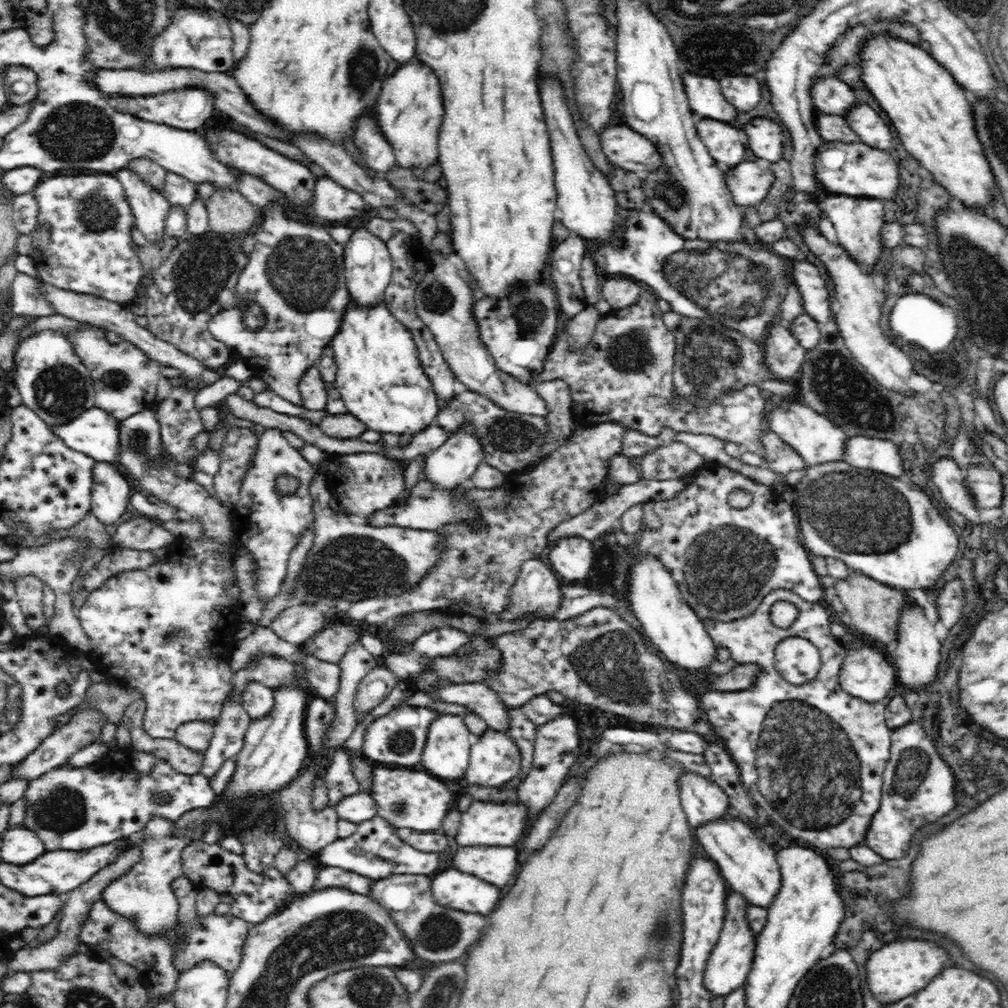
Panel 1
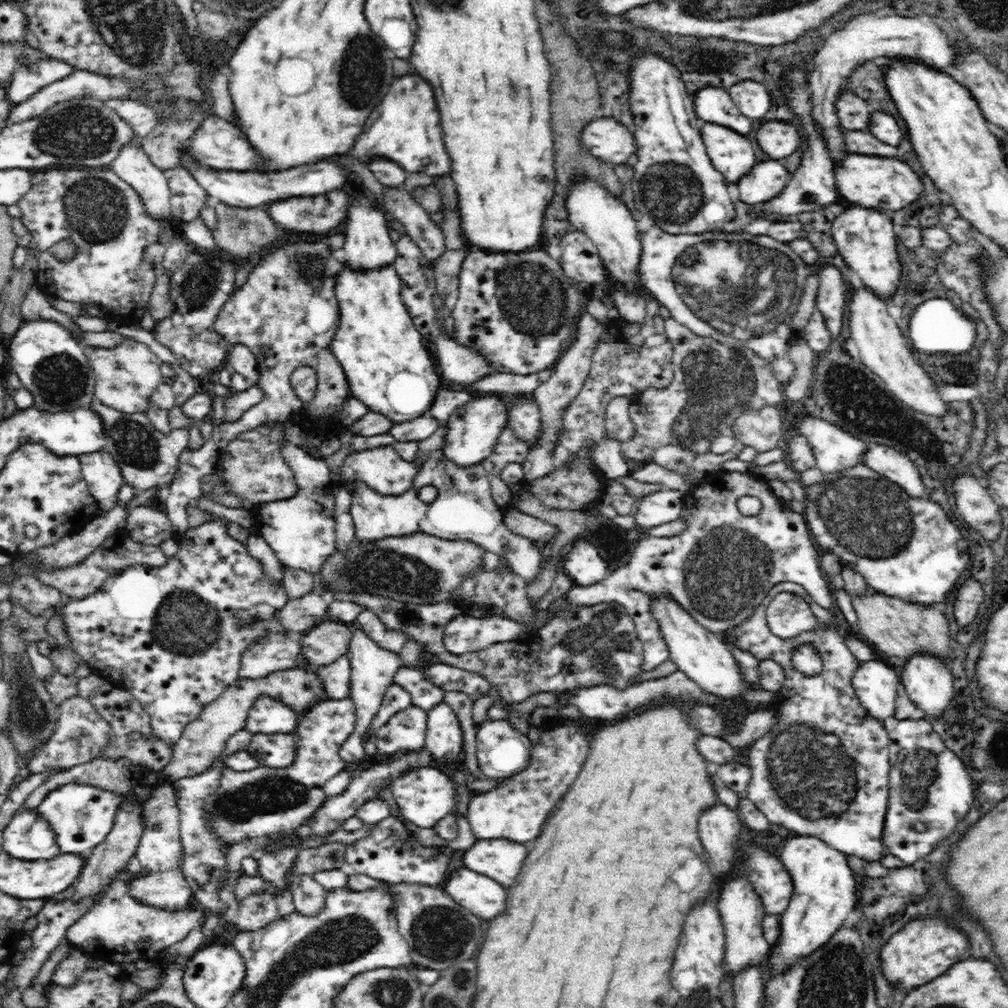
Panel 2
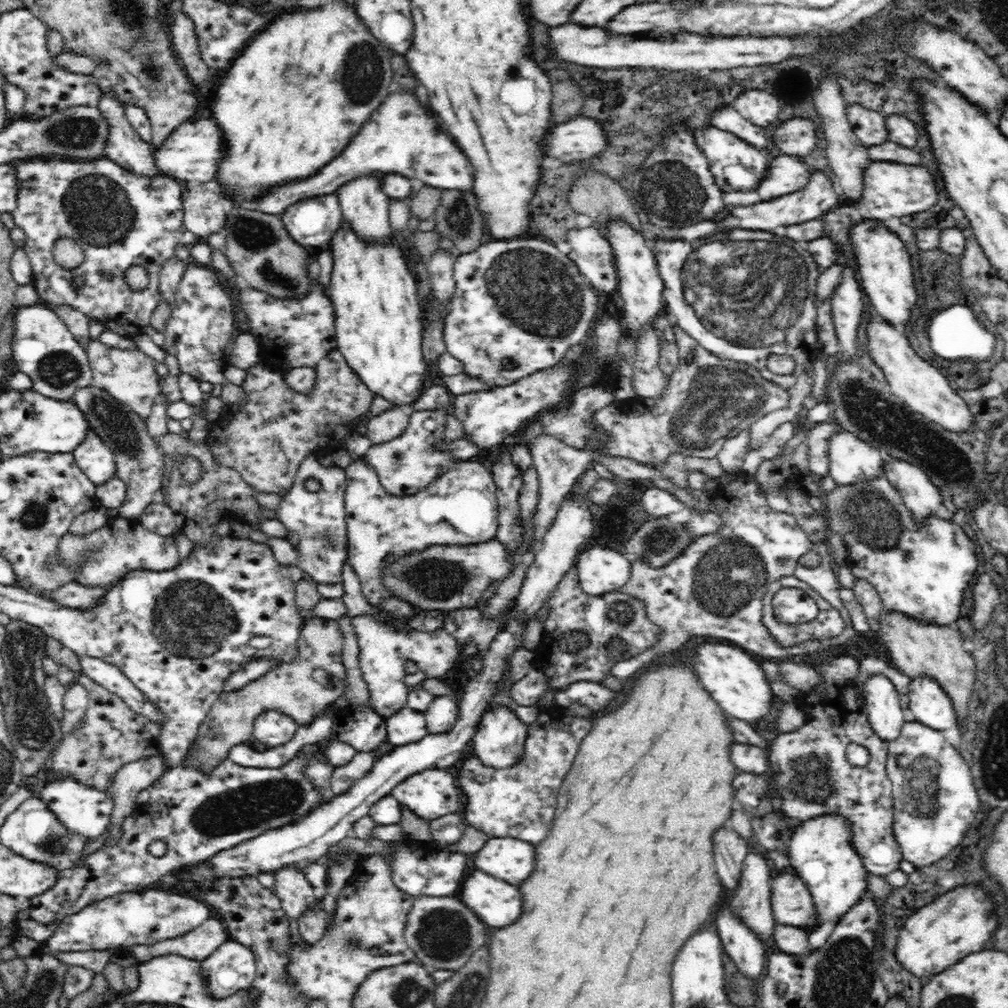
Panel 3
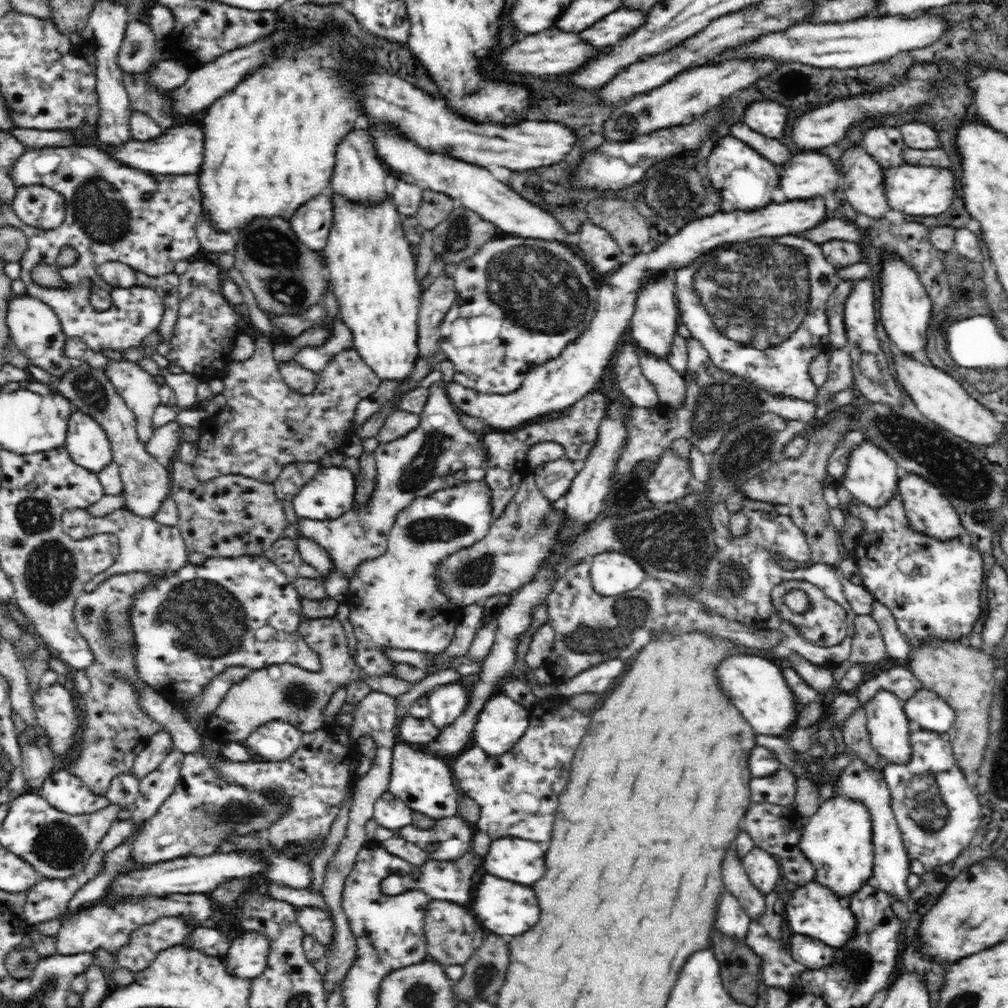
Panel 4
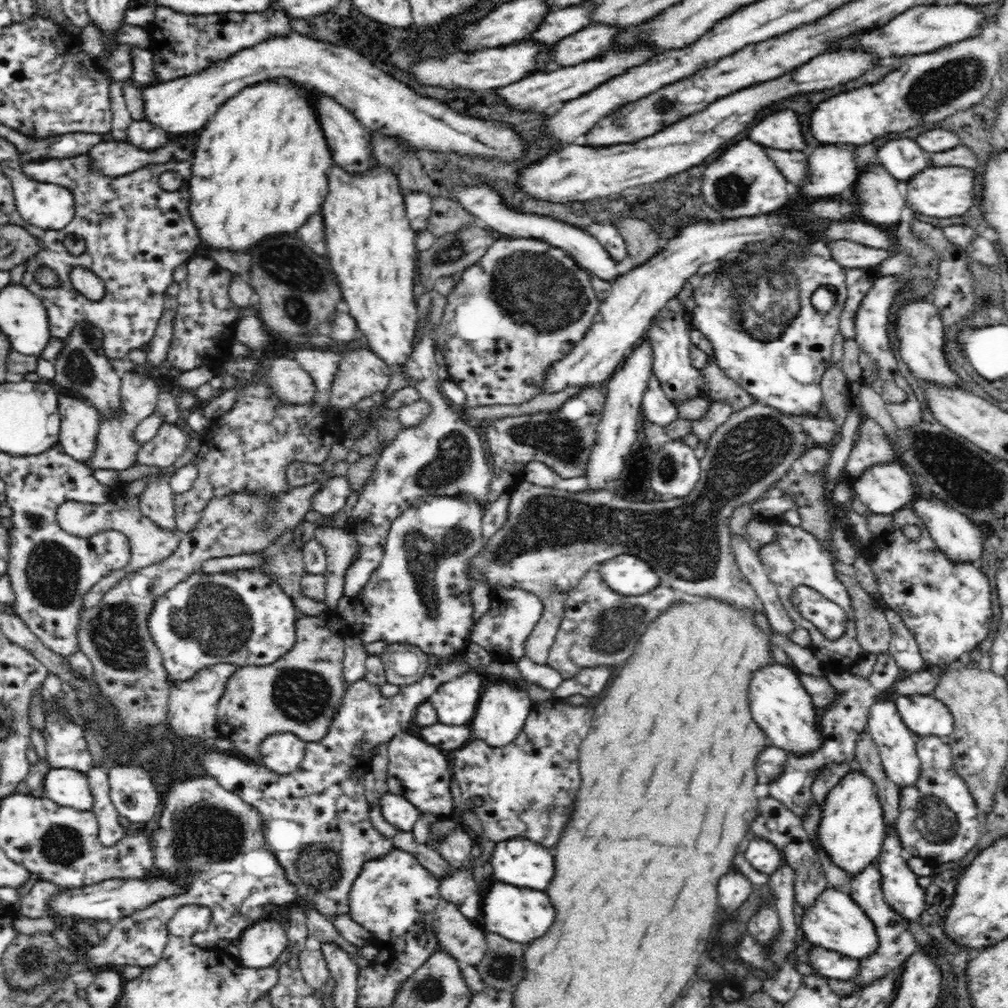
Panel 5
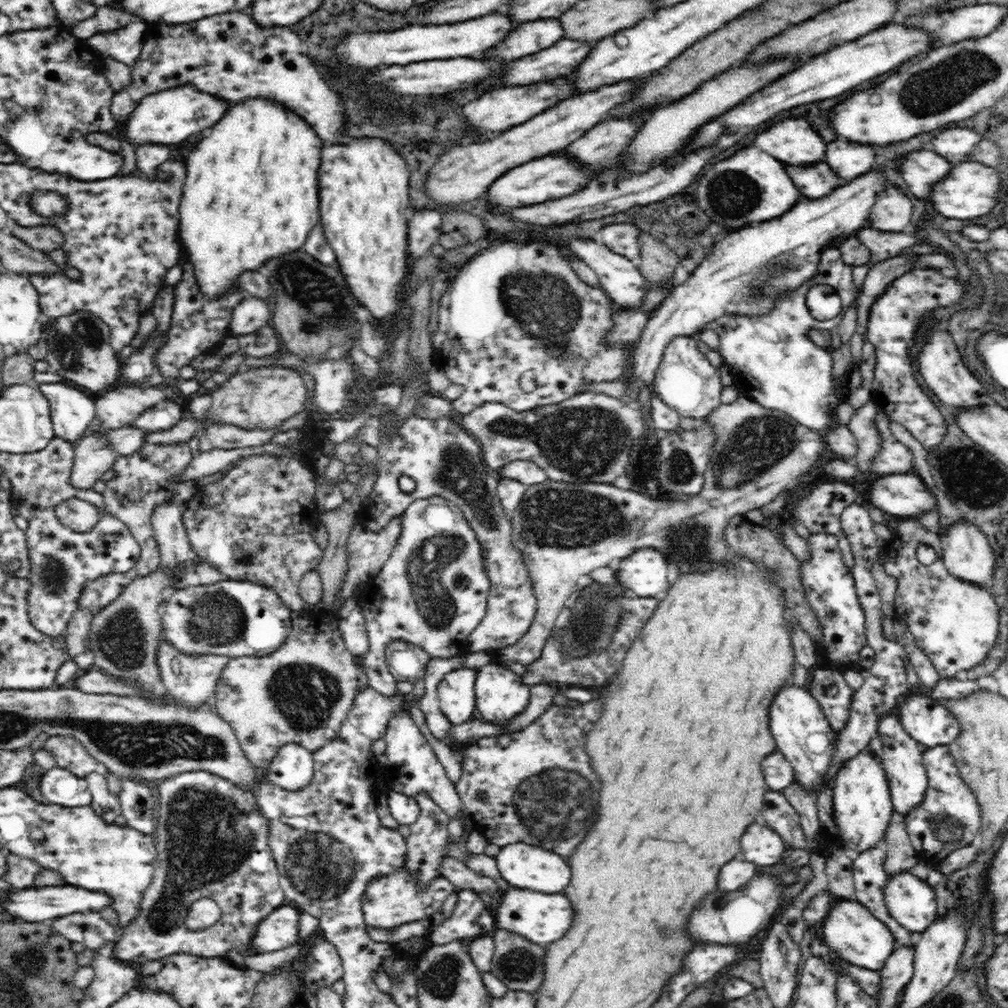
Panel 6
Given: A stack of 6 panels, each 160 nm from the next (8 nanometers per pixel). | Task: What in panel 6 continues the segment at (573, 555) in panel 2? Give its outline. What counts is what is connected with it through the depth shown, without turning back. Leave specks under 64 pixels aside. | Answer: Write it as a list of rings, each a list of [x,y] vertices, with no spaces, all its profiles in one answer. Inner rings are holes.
[[[642,548],[622,559],[617,570],[621,587],[635,596],[648,598],[668,590],[668,566],[671,562],[656,549]]]

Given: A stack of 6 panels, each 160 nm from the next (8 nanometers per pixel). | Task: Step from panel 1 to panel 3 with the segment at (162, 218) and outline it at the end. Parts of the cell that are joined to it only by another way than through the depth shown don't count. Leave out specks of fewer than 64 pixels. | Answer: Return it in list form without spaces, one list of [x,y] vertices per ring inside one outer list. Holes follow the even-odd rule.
[[[111,94],[102,95],[99,103],[100,111],[110,125],[105,155],[138,176],[153,177],[162,174],[154,158],[154,149],[136,134],[125,118],[121,104]]]

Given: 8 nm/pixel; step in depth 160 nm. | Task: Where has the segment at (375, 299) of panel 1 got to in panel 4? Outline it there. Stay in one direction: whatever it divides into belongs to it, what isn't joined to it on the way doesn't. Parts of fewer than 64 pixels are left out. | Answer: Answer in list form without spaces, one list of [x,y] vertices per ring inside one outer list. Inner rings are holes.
[[[356,130],[348,134],[338,146],[336,166],[334,166],[328,192],[339,193],[351,201],[361,202],[361,205],[366,206],[376,206],[380,204],[380,201],[385,201],[390,194],[386,191],[384,180],[390,171],[376,157],[373,149],[373,139],[365,130]]]

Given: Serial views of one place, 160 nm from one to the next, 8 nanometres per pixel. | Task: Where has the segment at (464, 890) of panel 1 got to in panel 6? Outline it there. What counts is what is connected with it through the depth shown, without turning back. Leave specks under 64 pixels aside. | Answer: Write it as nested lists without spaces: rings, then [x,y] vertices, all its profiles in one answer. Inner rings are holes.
[[[518,887],[506,888],[502,892],[501,902],[495,908],[494,926],[496,929],[506,930],[537,945],[554,943],[554,940],[562,938],[564,932],[572,926],[572,906],[566,896],[532,892]]]

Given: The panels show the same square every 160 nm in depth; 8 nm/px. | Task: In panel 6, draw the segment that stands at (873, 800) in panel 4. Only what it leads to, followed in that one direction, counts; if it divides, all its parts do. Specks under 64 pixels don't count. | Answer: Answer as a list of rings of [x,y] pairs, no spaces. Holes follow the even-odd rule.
[[[909,870],[888,876],[883,892],[887,911],[907,931],[924,932],[936,916],[936,895]]]

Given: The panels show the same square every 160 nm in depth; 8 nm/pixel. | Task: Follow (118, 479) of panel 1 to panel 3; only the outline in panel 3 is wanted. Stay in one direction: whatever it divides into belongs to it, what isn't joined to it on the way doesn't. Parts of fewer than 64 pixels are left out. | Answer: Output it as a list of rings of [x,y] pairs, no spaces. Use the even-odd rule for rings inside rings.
[[[93,430],[83,437],[72,453],[76,464],[93,481],[94,486],[107,483],[115,476],[114,453]]]

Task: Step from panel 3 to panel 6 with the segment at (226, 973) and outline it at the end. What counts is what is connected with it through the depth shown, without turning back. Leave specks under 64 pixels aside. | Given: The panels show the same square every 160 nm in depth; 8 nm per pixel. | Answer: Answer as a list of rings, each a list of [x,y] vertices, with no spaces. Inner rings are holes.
[[[279,905],[260,924],[252,938],[252,954],[276,952],[296,944],[298,918],[302,911],[289,905]]]

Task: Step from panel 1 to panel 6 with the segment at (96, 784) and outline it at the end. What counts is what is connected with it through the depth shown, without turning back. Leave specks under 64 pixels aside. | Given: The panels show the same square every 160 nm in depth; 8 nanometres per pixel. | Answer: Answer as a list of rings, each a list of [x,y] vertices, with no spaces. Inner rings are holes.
[[[54,767],[43,771],[40,777],[39,787],[48,802],[68,808],[91,804],[87,780],[70,770]]]

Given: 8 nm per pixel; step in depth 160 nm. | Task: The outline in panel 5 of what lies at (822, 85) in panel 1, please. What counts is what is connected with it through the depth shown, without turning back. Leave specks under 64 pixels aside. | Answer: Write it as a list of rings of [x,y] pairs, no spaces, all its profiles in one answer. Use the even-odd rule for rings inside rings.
[[[910,138],[888,140],[870,151],[878,155],[879,164],[899,181],[908,180],[924,168],[931,167],[926,152]]]

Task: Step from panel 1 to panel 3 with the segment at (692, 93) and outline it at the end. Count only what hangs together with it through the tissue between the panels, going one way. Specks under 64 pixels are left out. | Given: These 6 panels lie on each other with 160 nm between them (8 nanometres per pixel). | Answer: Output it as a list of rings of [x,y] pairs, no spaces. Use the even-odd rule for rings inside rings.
[[[733,104],[726,105],[726,108],[718,108],[716,112],[710,114],[712,125],[722,131],[732,132],[735,136],[742,138],[747,144],[752,144],[756,148],[764,148],[771,145],[771,139],[758,126],[750,124],[749,120],[740,115],[734,108]],[[768,136],[768,138],[766,138]]]

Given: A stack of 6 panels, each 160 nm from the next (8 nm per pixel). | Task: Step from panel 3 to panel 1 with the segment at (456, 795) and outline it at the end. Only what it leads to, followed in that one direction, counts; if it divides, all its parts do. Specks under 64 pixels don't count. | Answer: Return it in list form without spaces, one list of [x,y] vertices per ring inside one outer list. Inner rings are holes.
[[[374,766],[372,784],[368,788],[360,786],[360,792],[368,793],[376,801],[376,815],[396,830],[410,828],[422,833],[439,832],[452,804],[452,792],[434,776],[414,770],[388,770],[387,766]]]

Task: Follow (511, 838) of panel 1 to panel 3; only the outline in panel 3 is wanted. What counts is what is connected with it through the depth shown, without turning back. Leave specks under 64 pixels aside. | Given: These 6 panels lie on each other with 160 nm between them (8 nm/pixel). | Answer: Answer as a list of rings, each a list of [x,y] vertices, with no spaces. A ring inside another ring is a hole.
[[[540,710],[537,719],[527,726],[522,760],[512,768],[488,768],[476,757],[460,761],[457,766],[462,774],[456,776],[462,793],[467,796],[467,804],[461,809],[466,823],[488,838],[512,836],[530,844],[542,842],[554,820],[558,788],[572,768],[582,739],[592,728],[592,720],[586,718],[568,716],[565,710]]]

